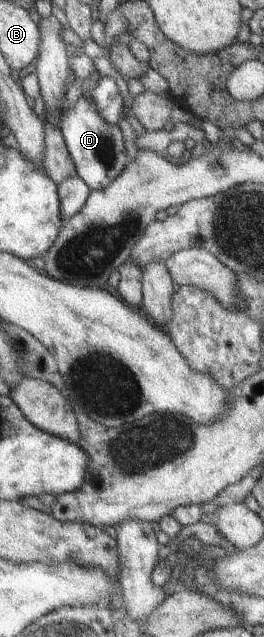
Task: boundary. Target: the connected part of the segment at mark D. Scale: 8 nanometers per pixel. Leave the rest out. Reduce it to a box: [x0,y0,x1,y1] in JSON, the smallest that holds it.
[57,91,129,191]

